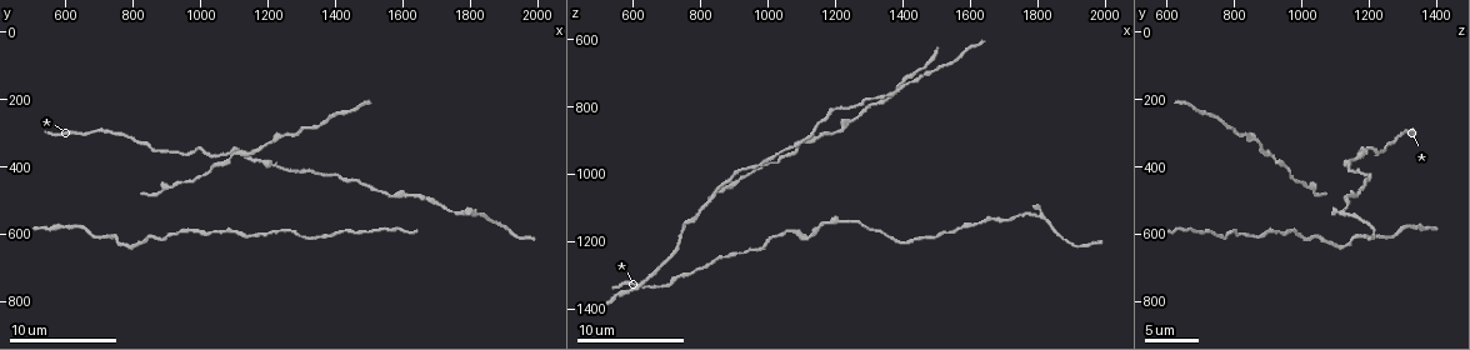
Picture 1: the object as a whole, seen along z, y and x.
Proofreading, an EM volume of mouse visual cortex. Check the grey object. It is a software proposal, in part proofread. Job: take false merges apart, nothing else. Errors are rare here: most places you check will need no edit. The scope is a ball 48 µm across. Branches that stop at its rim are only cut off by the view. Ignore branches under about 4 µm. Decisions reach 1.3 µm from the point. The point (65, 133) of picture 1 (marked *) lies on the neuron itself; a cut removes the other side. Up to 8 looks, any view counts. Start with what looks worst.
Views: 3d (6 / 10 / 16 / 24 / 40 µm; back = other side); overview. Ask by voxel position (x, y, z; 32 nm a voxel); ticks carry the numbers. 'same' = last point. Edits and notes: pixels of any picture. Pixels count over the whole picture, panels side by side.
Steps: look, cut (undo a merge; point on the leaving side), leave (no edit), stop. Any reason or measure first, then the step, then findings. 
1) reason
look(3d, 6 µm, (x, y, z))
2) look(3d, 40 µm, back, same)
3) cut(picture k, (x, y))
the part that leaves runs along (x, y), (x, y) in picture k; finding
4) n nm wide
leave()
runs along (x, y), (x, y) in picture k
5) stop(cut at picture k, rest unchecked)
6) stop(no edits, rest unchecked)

thick turns thin
look(3d, 6 µm, (1130, 360, 1180))

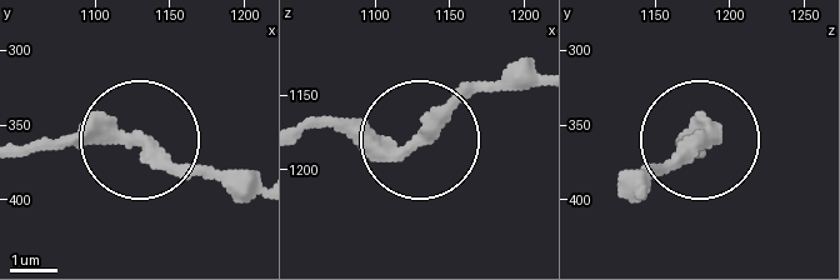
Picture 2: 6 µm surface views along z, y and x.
look(3d, 6 µm, back, (1128, 360, 1180))

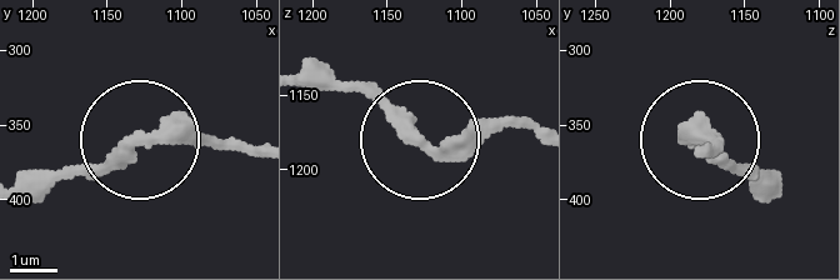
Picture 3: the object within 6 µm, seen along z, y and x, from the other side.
leave()
runs along (539, 134), (491, 121), (431, 141), (328, 66) in picture 3; all the same neuron

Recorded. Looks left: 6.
look(3d, 16 µm, (1030, 400, 950))

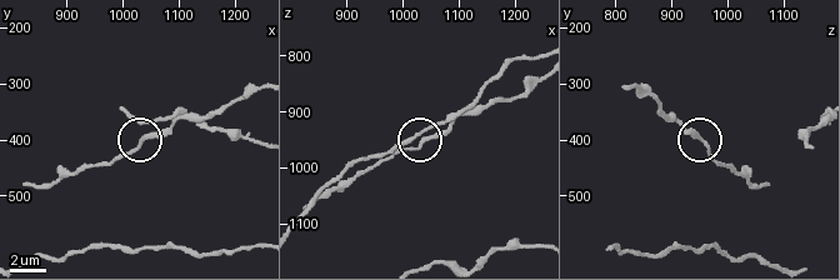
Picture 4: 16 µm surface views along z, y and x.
look(3d, 16 µm, back, (1030, 410, 960))

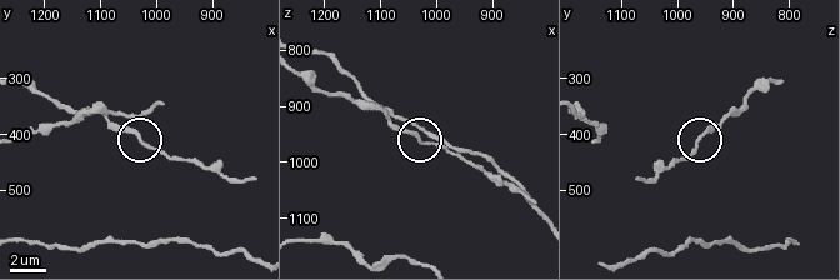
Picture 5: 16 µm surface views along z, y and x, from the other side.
leave()
continuous, no second neuron

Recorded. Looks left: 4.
thick turns thin
look(3d, 6 µm, (1760, 540, 1130))

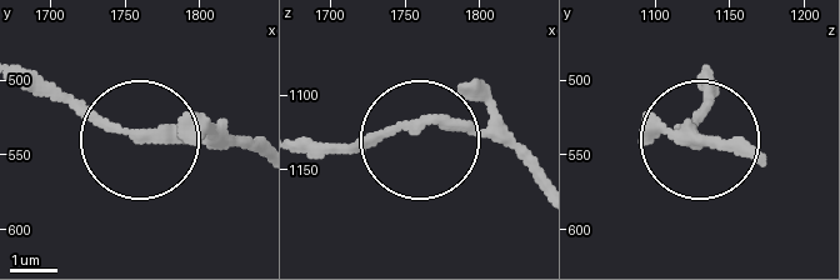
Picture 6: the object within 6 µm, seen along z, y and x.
leave()
runs along (20, 68), (151, 139), (243, 139) in picture 6; all the same neuron

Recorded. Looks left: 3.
look(3d, 6 µm, (1250, 300, 840))

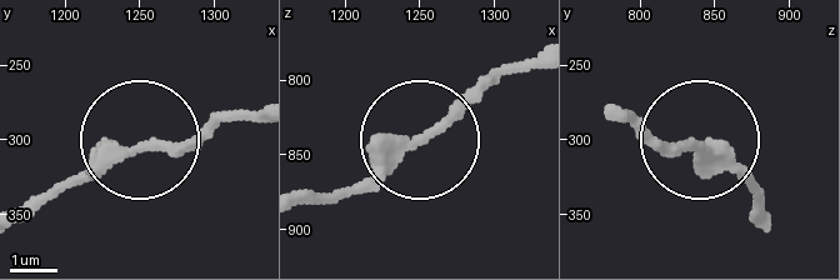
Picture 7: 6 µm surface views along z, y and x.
270 nm wide
leave()
one neuron here

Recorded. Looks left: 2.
stop(no edits, rest unchecked)

